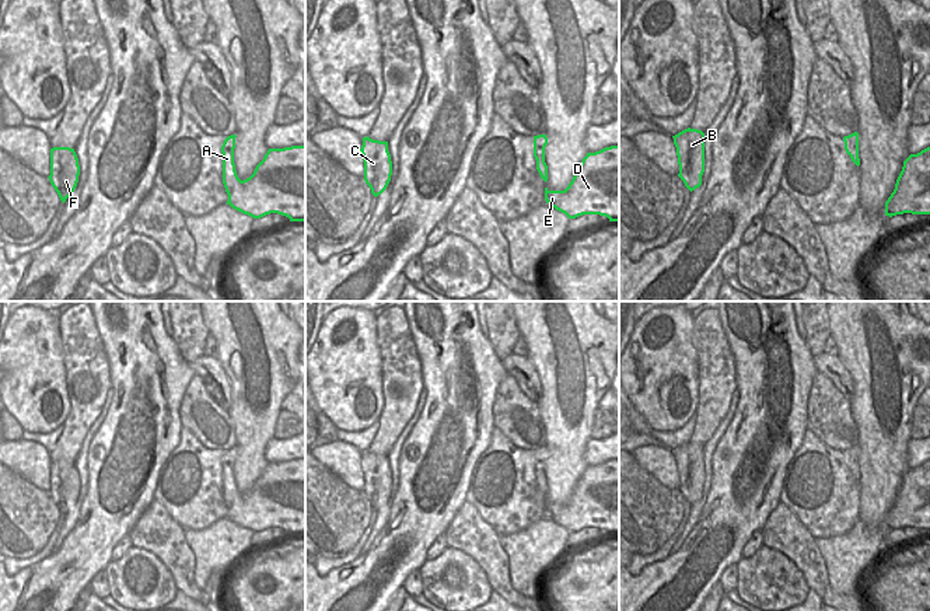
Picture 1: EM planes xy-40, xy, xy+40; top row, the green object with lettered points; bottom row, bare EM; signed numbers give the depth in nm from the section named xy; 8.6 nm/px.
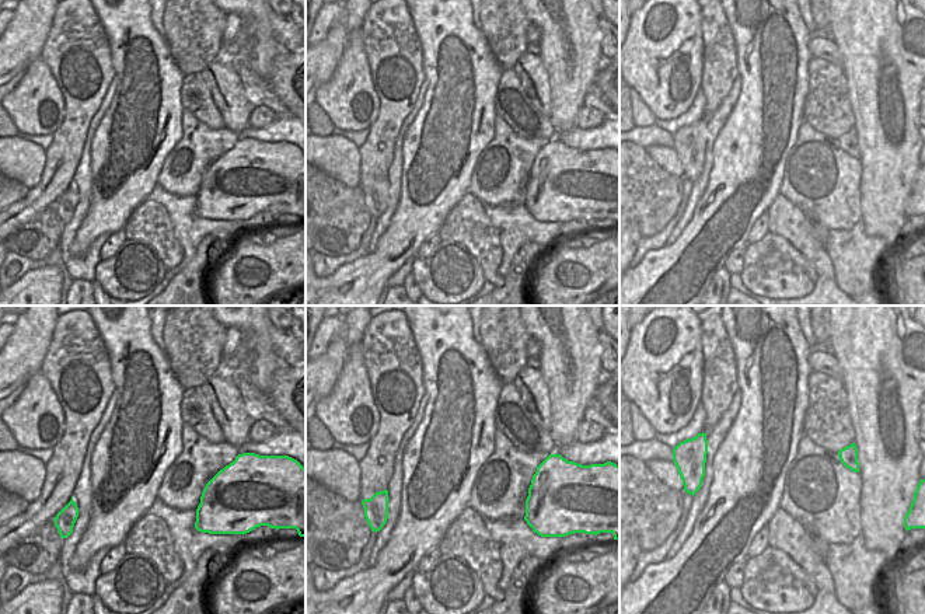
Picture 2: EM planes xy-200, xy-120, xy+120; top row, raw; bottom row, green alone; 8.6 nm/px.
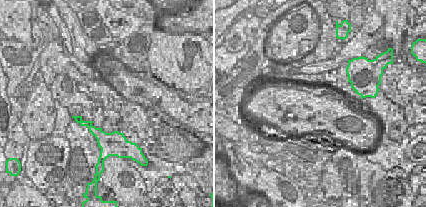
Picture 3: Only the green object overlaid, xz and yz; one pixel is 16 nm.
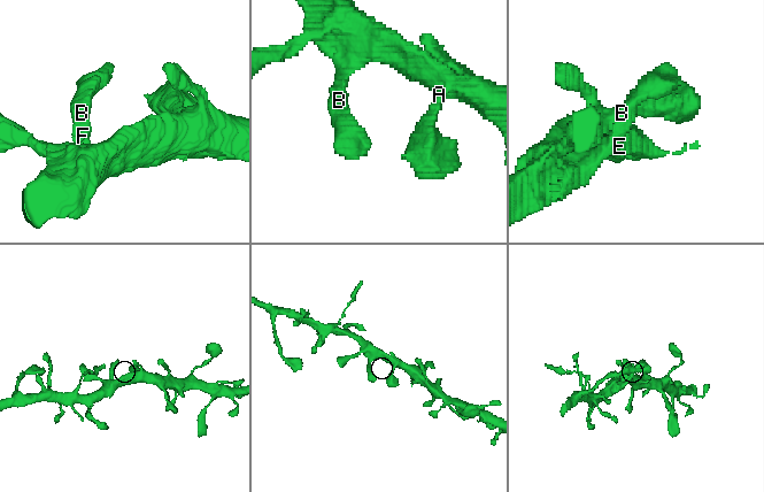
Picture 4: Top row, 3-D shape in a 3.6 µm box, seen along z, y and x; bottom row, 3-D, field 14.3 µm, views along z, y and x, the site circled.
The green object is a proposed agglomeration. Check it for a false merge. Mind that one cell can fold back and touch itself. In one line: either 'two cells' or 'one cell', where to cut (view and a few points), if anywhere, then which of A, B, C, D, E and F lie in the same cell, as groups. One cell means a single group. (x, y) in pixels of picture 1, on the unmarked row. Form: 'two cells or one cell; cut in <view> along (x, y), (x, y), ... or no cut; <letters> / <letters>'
one cell; no cut; A B C D E F

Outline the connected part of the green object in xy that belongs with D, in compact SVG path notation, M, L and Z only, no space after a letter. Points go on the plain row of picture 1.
M619 460L587 467L569 500L564 504L545 502L545 514L569 533L599 528L608 531L609 535L619 535Z

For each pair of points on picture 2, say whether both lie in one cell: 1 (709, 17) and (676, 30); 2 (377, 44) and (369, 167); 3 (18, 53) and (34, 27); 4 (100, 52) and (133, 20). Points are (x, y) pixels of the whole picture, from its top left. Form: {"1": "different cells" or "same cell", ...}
{"1": "different cells", "2": "same cell", "3": "same cell", "4": "different cells"}

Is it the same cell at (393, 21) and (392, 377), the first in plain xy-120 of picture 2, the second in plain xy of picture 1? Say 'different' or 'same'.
same

